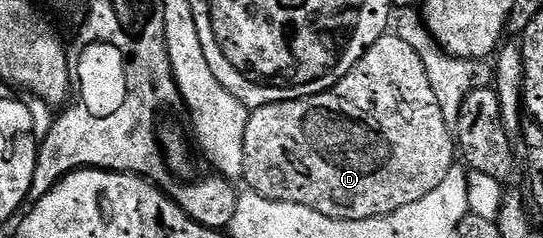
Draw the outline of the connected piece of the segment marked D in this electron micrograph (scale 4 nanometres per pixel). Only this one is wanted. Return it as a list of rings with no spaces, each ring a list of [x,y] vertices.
[[[385,32],[366,51],[362,60],[358,60],[358,64],[354,64],[354,68],[350,68],[350,72],[346,72],[346,76],[342,80],[338,80],[338,84],[334,84],[334,88],[298,100],[286,100],[278,104],[255,107],[248,115],[242,156],[244,157],[243,181],[246,183],[247,189],[266,196],[270,200],[287,202],[289,206],[302,204],[306,208],[314,208],[314,212],[322,212],[322,216],[349,222],[350,220],[386,217],[387,214],[394,213],[424,196],[430,196],[430,192],[434,192],[438,188],[438,184],[442,184],[442,180],[446,180],[446,176],[451,172],[458,158],[458,147],[454,130],[448,127],[442,118],[442,111],[430,86],[430,80],[426,76],[426,68],[422,64],[421,57],[405,41],[400,40],[395,32]]]

